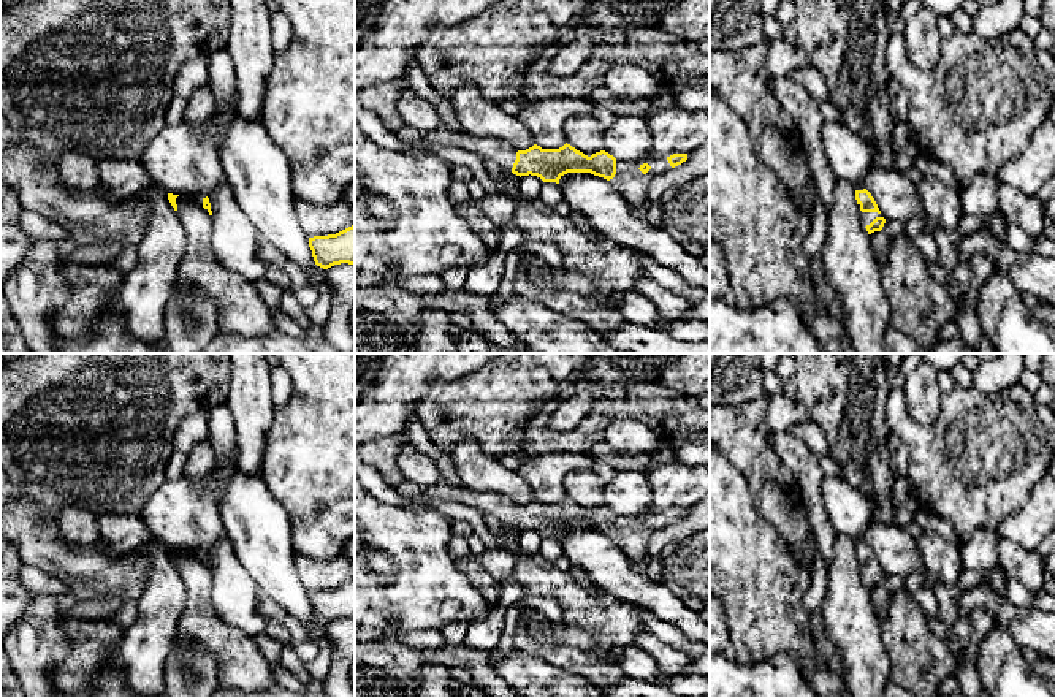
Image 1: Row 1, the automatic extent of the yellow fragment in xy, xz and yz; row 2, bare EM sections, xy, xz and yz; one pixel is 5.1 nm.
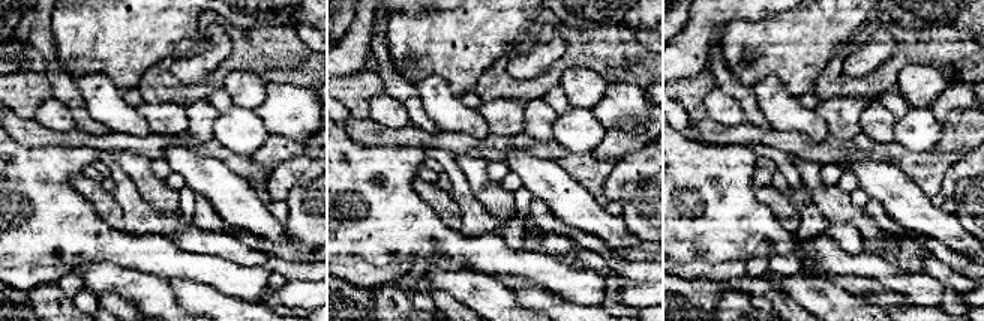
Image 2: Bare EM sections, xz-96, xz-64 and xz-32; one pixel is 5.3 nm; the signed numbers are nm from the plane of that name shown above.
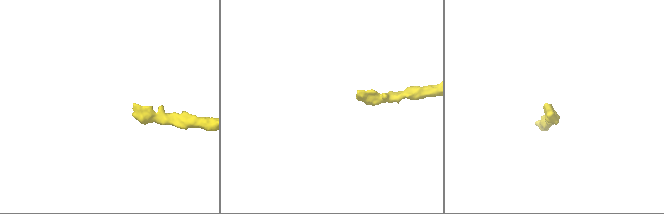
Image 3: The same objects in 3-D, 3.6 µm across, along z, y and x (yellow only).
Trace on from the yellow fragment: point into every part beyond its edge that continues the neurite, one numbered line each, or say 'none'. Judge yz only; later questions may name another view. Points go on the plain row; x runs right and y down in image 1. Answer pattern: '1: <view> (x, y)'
1: yz (865, 572)

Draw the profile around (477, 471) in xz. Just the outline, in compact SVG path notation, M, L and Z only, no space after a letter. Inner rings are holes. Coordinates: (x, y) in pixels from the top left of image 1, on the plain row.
M464 439L450 451L463 486L480 491L504 494L516 505L532 502L531 486L516 474L504 467L497 458L486 455L474 439Z

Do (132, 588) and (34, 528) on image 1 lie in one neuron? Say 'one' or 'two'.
one

